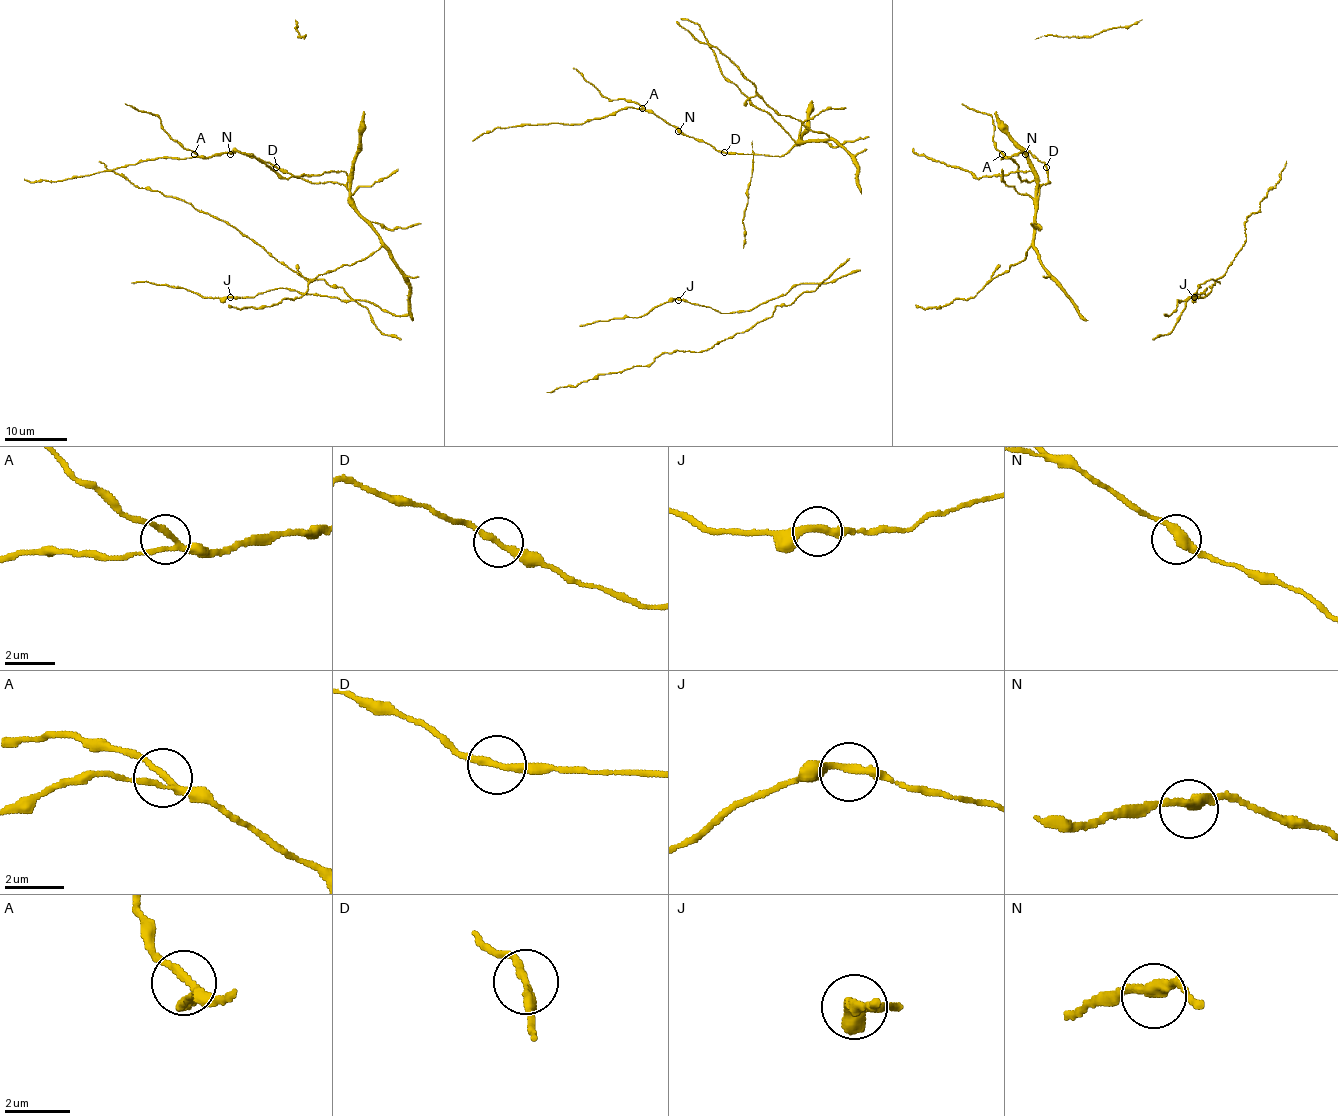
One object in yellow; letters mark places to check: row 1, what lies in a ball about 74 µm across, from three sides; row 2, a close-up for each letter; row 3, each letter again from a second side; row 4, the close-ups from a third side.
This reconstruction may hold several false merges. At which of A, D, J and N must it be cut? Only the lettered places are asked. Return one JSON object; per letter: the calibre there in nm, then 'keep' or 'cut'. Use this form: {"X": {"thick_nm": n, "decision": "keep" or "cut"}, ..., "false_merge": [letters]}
{"A": {"thick_nm": 190, "decision": "keep"}, "D": {"thick_nm": 240, "decision": "keep"}, "J": {"thick_nm": 280, "decision": "keep"}, "N": {"thick_nm": 360, "decision": "keep"}, "false_merge": []}

